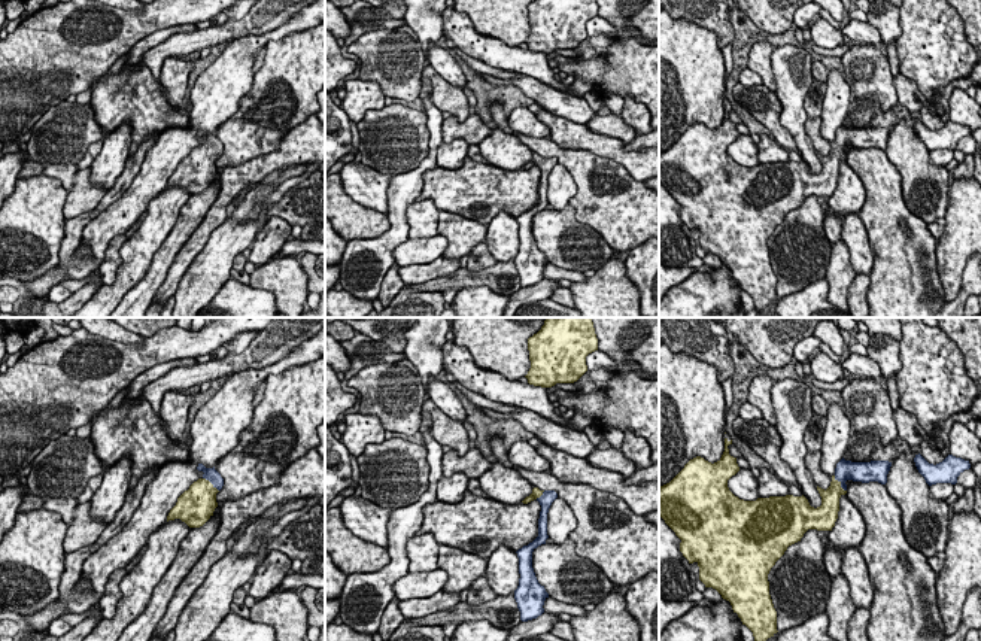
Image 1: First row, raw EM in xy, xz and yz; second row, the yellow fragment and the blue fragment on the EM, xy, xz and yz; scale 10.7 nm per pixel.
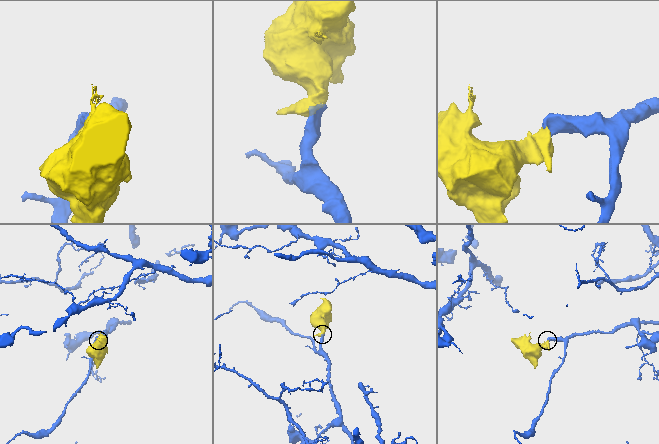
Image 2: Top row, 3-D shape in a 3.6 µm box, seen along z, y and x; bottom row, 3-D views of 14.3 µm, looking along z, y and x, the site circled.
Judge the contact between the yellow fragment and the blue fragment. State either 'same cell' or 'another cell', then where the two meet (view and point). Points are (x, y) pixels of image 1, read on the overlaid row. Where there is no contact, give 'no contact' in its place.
same cell | yz (840, 483)

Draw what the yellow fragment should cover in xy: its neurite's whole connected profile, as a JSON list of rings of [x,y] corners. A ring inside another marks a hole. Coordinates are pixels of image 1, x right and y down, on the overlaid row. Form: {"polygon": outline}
{"polygon": [[[198,464],[197,470],[204,473],[203,477],[177,498],[176,505],[167,516],[167,522],[180,519],[189,528],[200,528],[213,516],[218,507],[216,493],[222,489],[224,479],[215,467],[206,468]]]}

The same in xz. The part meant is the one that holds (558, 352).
{"polygon": [[[546,318],[541,329],[528,338],[529,385],[552,388],[574,383],[586,371],[586,356],[598,350],[592,318]]]}

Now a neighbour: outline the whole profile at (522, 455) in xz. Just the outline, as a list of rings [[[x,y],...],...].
[[[517,441],[508,449],[508,461],[529,471],[550,471],[550,464],[528,441]]]

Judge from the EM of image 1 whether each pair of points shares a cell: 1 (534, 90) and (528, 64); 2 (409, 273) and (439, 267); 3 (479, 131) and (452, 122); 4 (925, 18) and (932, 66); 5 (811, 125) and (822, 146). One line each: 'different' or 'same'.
1: different
2: same
3: same
4: same
5: same

